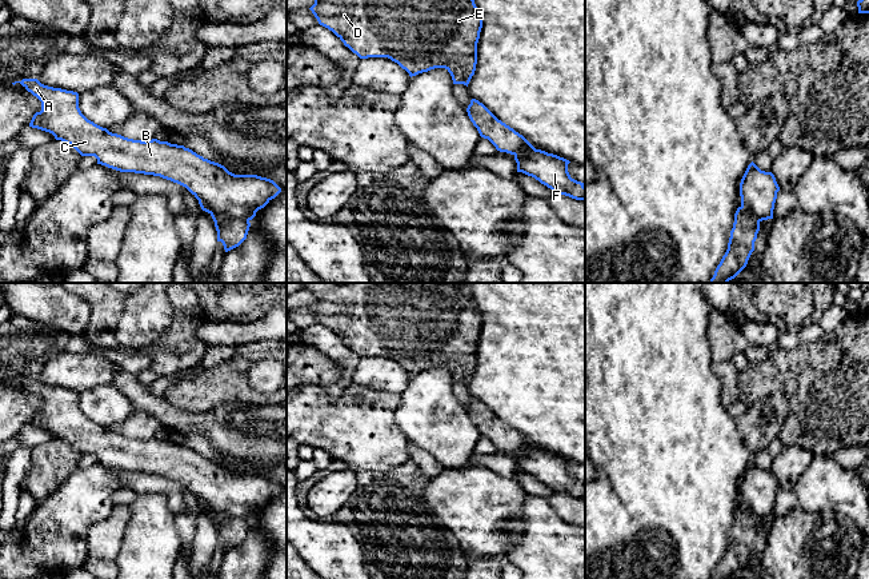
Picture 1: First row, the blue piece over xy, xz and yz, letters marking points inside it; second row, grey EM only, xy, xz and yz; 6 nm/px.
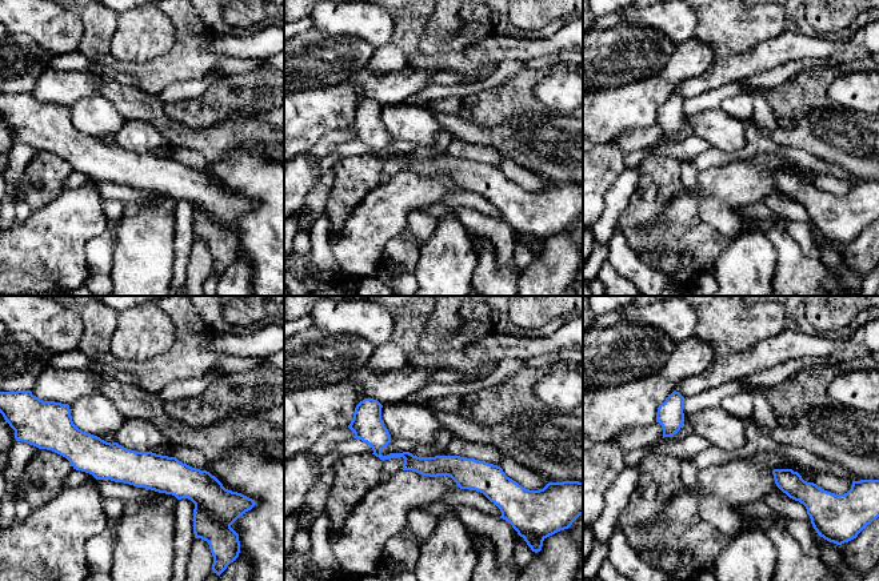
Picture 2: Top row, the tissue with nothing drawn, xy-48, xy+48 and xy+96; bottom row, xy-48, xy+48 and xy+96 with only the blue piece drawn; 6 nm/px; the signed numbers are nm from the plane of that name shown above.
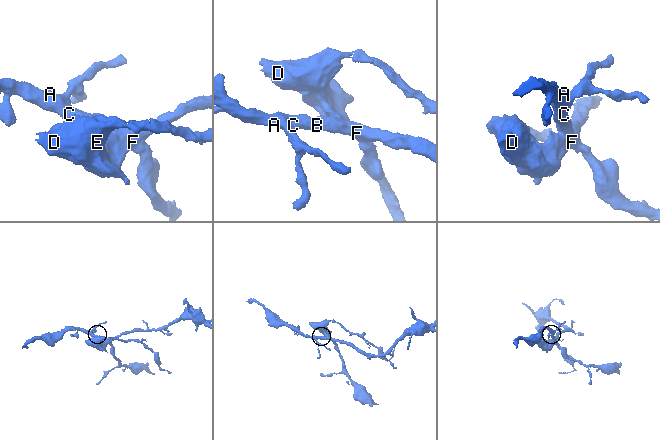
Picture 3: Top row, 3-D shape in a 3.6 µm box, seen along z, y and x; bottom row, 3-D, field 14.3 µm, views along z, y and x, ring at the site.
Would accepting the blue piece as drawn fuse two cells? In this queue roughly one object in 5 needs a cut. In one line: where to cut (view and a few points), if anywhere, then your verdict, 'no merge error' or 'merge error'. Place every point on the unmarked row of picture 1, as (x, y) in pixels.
cut in xy along (211, 511), (219, 515), (248, 519); merge error

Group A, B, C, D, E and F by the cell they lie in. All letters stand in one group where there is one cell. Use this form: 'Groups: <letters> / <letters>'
Groups: A B C F / D E

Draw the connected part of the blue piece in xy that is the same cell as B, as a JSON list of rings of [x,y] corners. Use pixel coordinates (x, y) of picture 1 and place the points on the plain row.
[[[23,378],[21,380],[15,380],[12,383],[15,384],[16,382],[20,382],[28,391],[31,391],[41,400],[41,410],[33,414],[29,426],[52,432],[56,439],[71,443],[81,455],[95,455],[97,458],[97,463],[120,471],[153,474],[177,482],[185,486],[199,499],[201,508],[208,512],[227,518],[252,519],[259,508],[264,507],[281,491],[281,487],[271,478],[257,474],[235,474],[229,471],[224,464],[204,458],[184,444],[171,443],[157,438],[141,440],[112,432],[107,427],[103,427],[88,419],[81,412],[79,407],[77,391],[48,386],[41,383],[37,378]]]

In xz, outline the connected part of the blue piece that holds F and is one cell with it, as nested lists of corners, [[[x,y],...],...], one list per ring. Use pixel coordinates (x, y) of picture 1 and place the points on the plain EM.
[[[536,447],[514,454],[514,459],[517,471],[534,476],[554,492],[585,499],[584,482],[572,478],[568,471],[569,459]]]

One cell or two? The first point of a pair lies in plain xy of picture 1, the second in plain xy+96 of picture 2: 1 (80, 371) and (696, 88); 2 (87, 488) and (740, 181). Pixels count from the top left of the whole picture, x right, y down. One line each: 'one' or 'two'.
1: one
2: one

